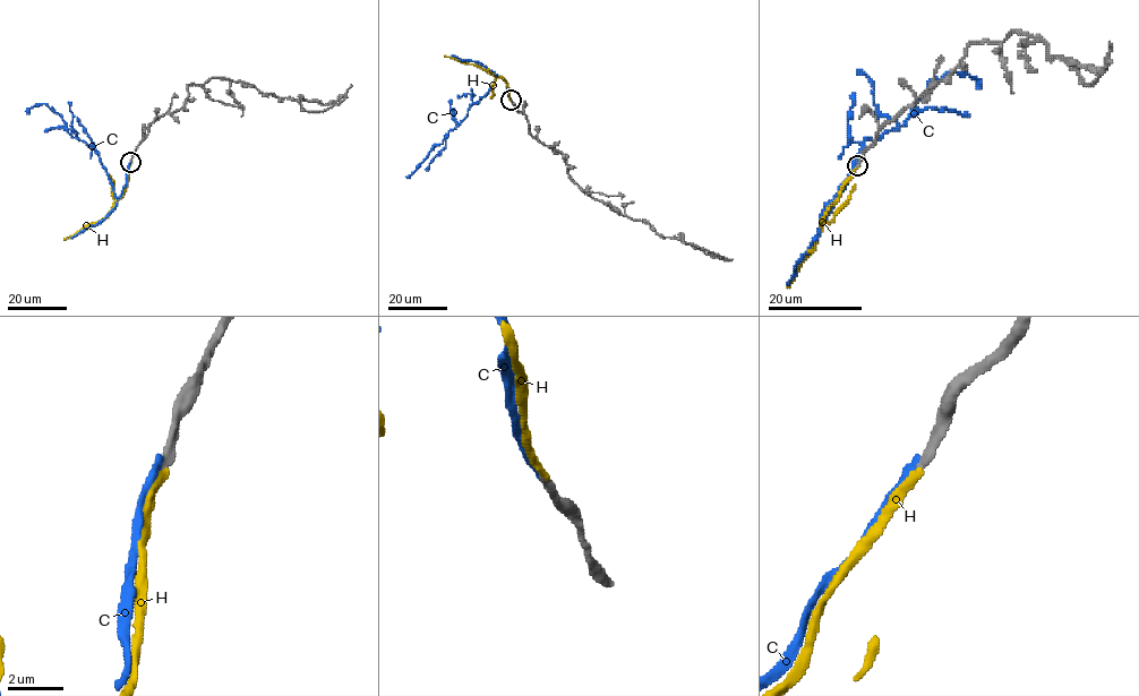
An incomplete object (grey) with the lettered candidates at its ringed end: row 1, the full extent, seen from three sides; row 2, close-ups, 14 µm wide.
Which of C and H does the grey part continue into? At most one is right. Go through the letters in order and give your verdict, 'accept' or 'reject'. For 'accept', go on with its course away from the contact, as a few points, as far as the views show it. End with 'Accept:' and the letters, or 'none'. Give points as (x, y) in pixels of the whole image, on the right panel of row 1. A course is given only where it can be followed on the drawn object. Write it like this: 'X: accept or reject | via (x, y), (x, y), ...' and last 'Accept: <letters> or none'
C: reject
H: accept | via (857, 164), (821, 220), (816, 243), (801, 261), (787, 286)
Accept: H

